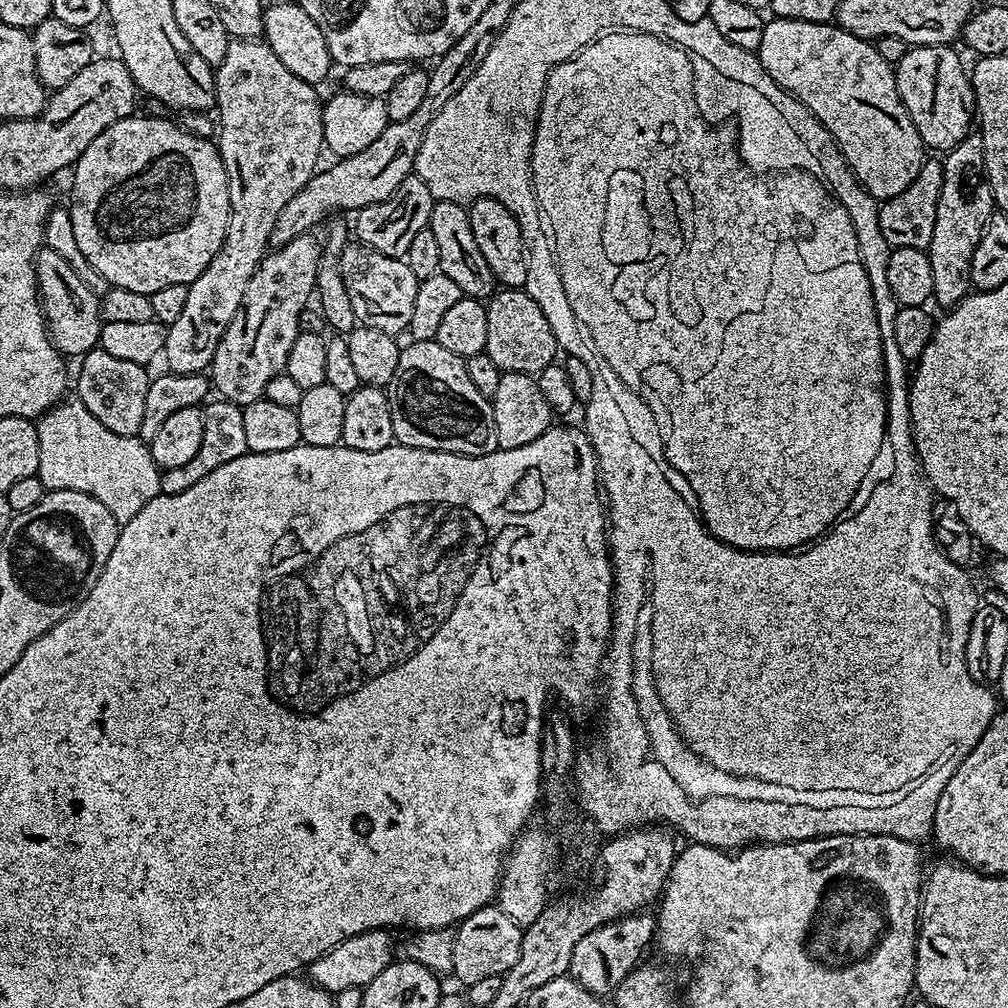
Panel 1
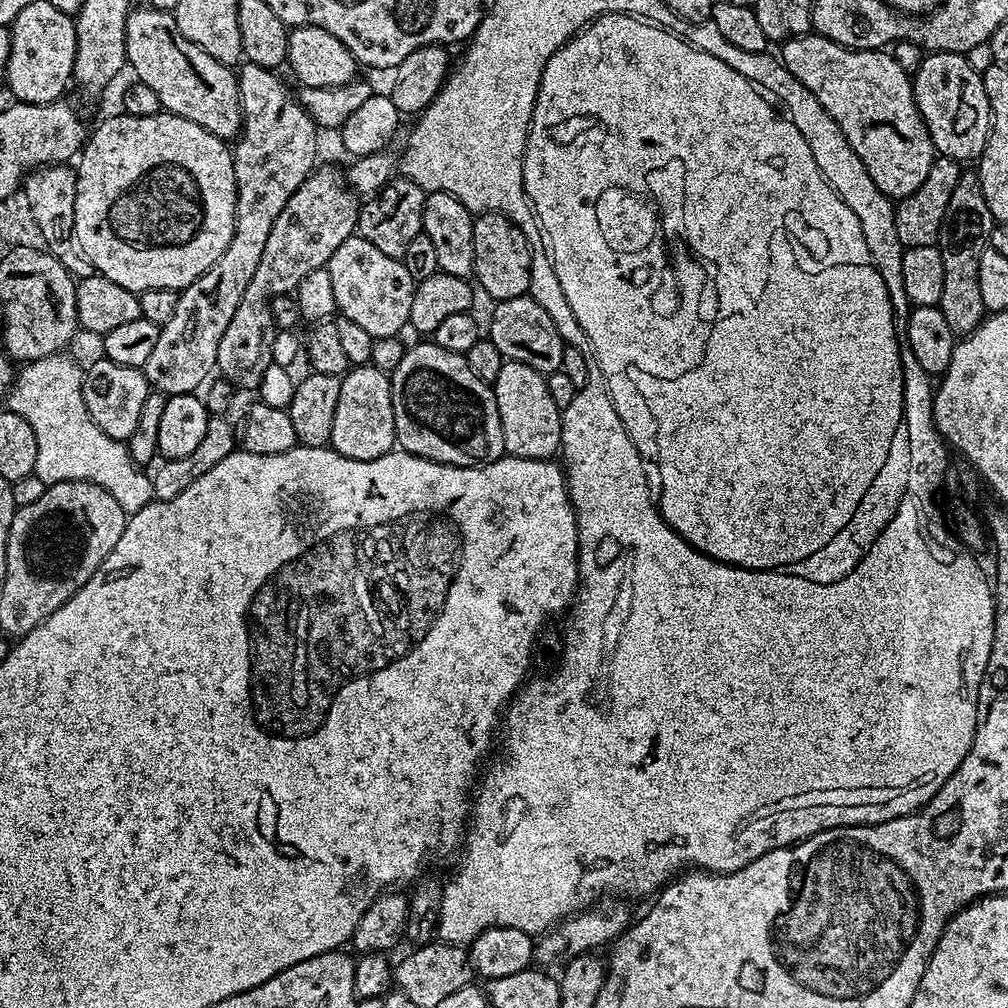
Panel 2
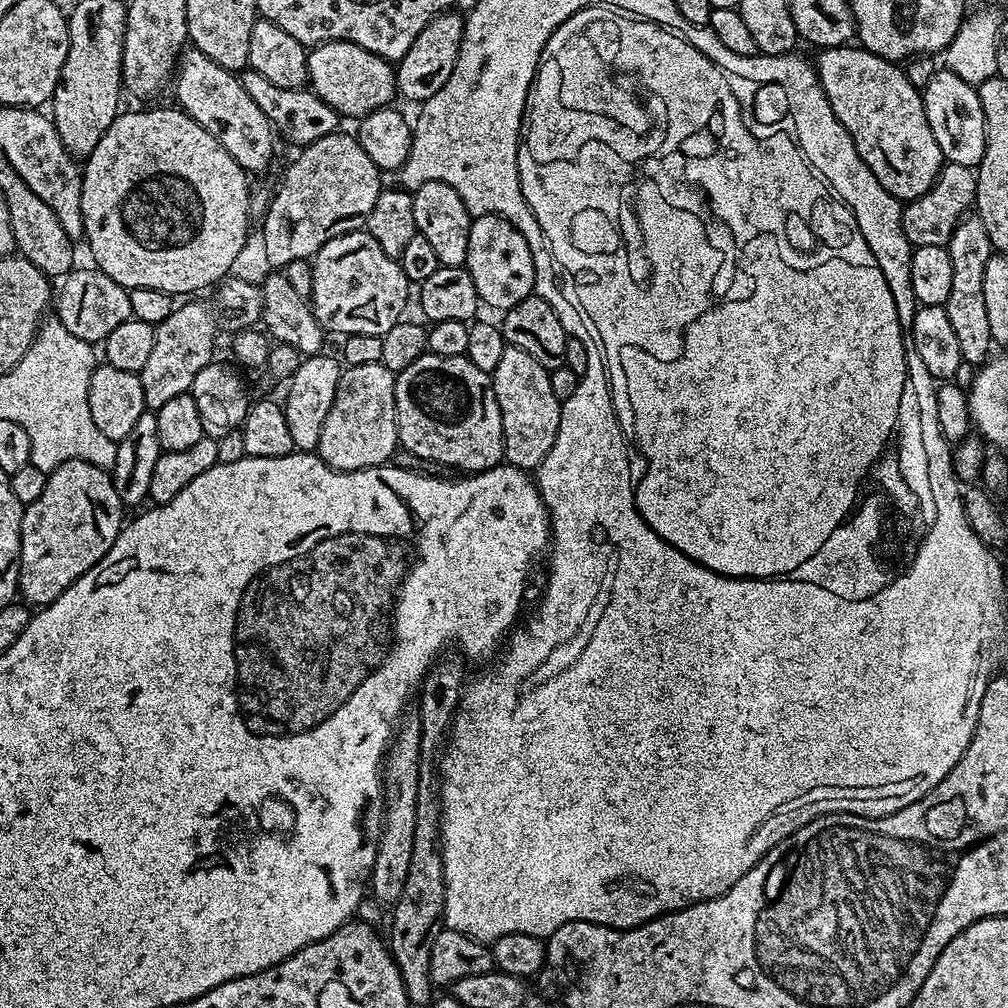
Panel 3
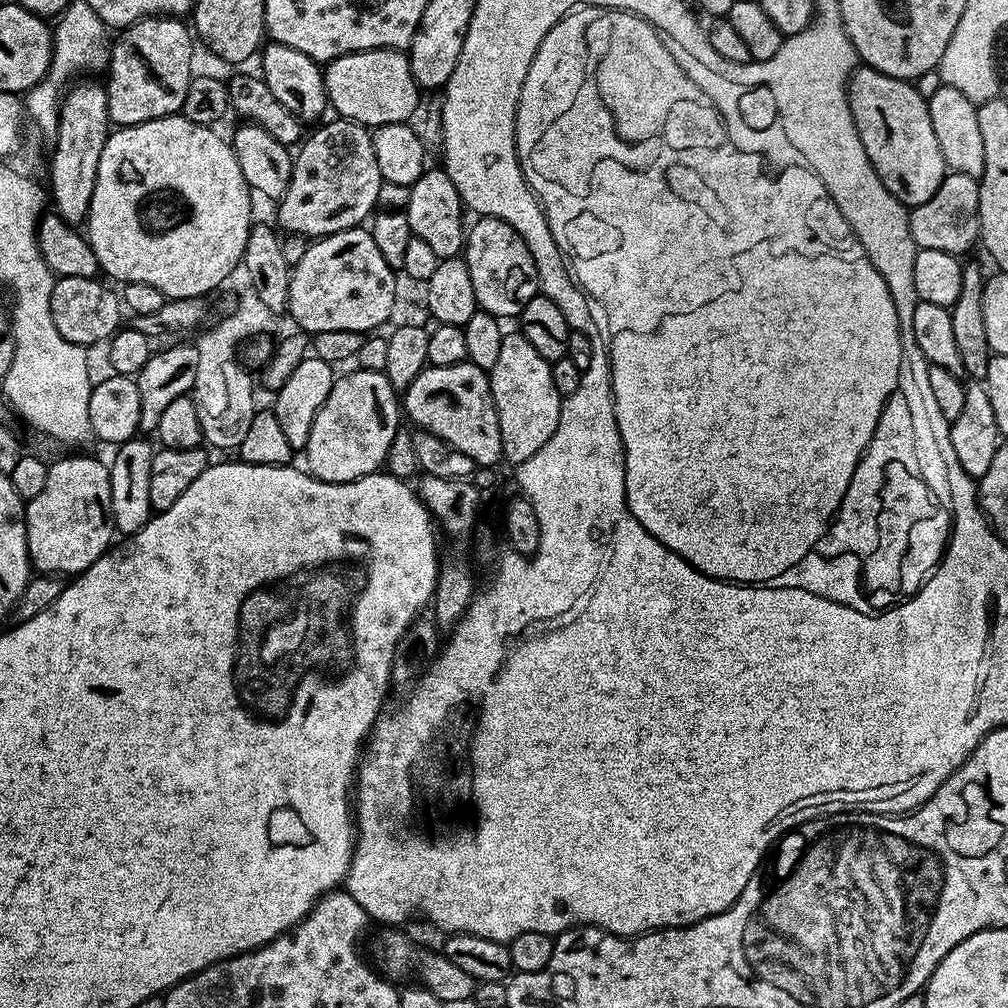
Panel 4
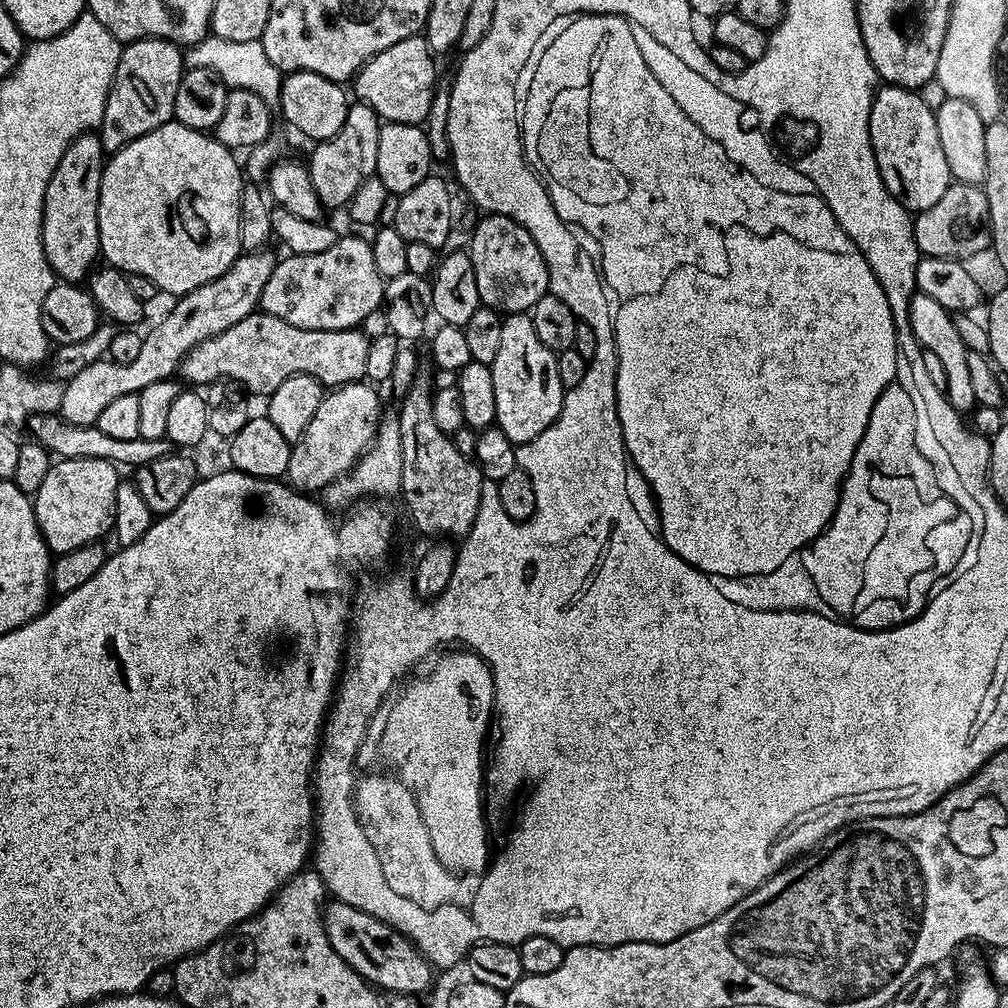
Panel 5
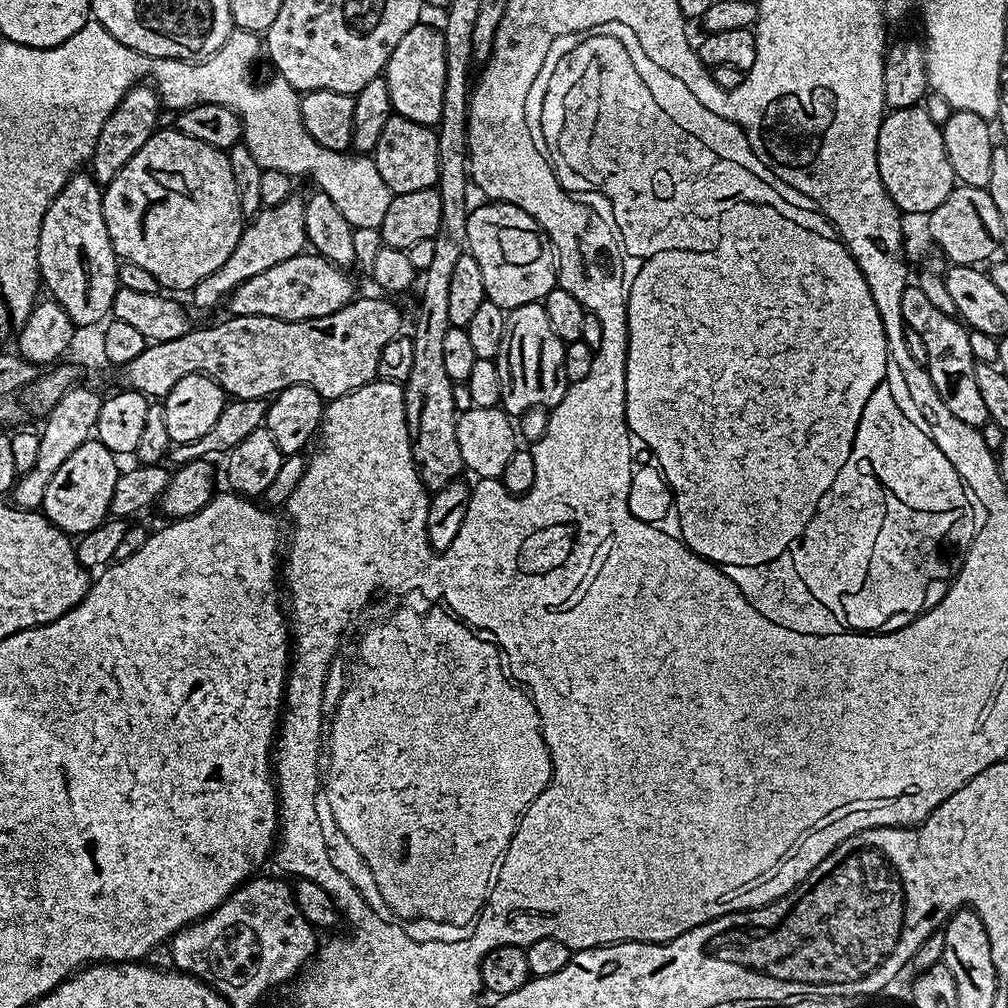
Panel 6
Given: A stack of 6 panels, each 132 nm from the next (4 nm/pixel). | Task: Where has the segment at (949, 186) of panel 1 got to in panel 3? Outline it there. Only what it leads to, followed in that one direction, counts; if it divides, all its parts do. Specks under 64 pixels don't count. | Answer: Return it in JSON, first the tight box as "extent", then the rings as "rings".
{"extent":[943,214,994,366],"rings":[[[969,214],[960,220],[946,247],[953,270],[950,296],[943,305],[946,318],[950,318],[950,326],[958,337],[958,350],[962,350],[964,362],[980,366],[994,352],[990,322],[986,315],[986,294],[982,294],[982,274],[986,274],[986,262],[990,262],[994,249],[982,218]]]}

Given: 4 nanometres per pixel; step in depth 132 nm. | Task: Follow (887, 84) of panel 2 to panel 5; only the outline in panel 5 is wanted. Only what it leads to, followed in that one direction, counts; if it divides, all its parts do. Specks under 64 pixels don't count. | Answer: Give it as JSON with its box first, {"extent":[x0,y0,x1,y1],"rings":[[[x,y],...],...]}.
{"extent":[870,87,954,214],"rings":[[[877,87],[870,106],[870,142],[886,190],[913,214],[934,206],[954,183],[950,166],[946,166],[946,154],[942,154],[942,142],[938,142],[936,114],[922,102],[919,91]]]}

